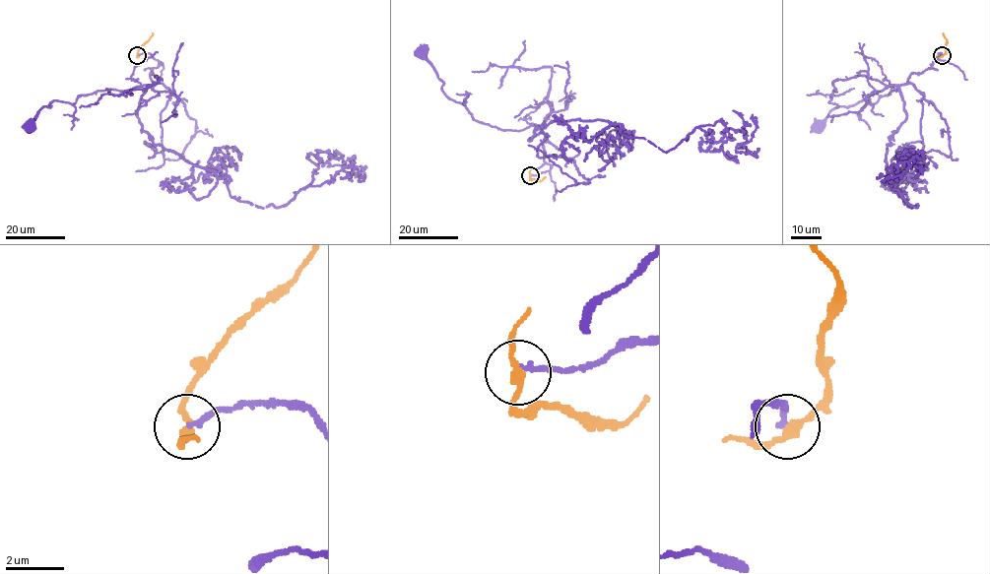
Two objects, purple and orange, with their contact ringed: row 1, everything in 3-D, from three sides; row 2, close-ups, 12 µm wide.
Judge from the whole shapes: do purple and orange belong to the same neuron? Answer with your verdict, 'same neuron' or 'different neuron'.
different neuron

